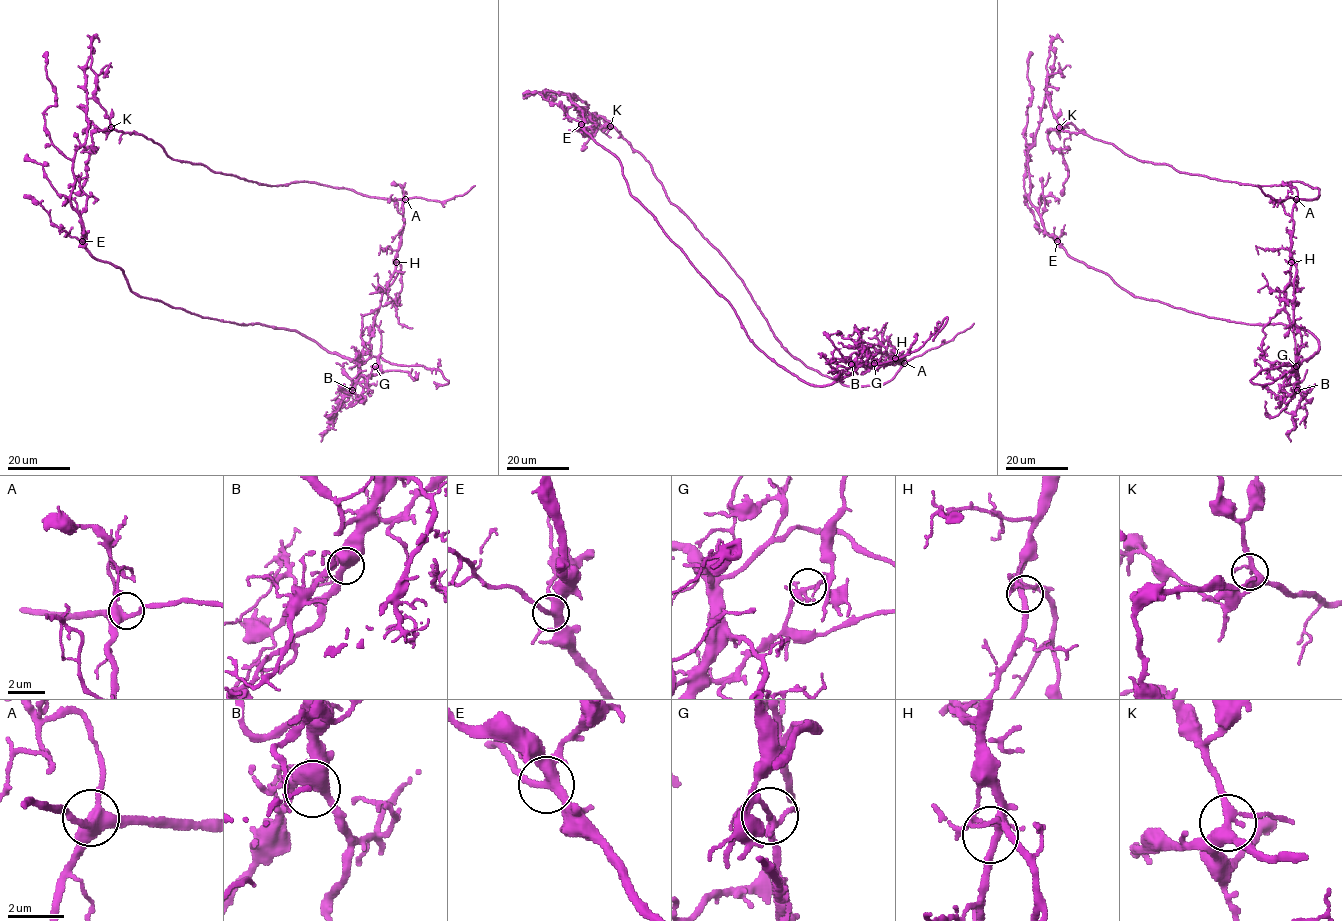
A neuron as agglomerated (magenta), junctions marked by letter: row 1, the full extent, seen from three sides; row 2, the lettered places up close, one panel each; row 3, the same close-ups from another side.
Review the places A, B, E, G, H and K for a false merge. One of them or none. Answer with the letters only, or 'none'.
G

